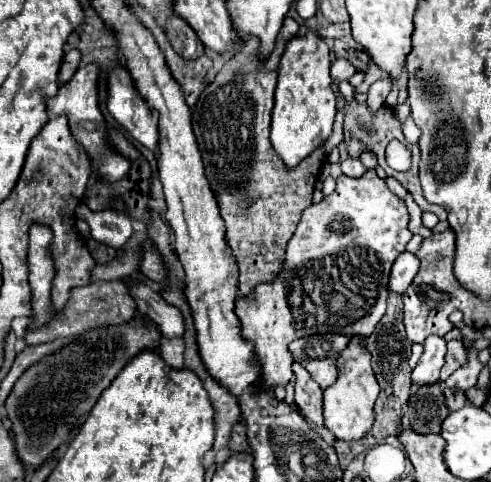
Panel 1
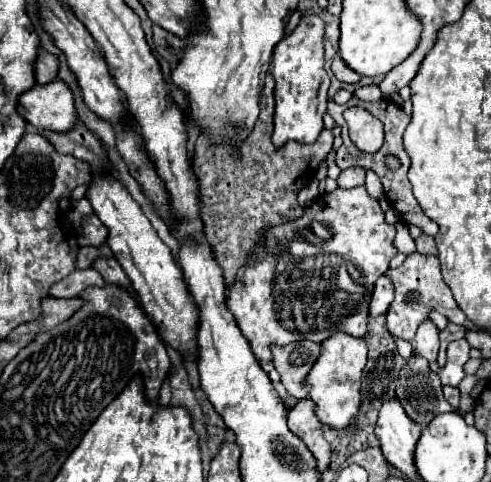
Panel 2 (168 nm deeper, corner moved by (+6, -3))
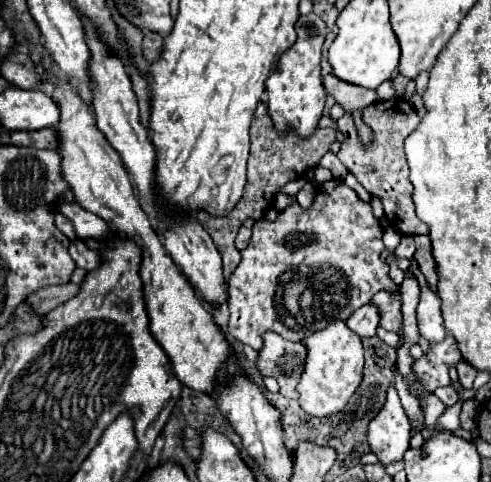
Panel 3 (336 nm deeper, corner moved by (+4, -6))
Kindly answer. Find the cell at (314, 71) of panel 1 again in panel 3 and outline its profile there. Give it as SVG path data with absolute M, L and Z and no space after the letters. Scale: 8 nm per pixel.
M310 12L298 18L296 34L296 44L280 56L276 72L266 80L266 106L268 116L280 132L292 128L298 136L308 138L318 128L318 120L326 102L326 90L320 76L320 56L322 44L326 40L326 24L318 14Z

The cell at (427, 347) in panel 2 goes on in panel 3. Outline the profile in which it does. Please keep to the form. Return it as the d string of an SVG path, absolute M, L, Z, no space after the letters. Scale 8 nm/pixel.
M428 284L422 286L420 304L416 308L416 318L420 324L420 334L430 342L442 342L446 338L444 320L440 314L440 298Z

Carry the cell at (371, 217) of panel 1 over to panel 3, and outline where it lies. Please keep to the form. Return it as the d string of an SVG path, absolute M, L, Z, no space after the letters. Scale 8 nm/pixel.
M328 180L324 184L318 184L316 186L316 196L314 196L314 202L310 208L302 208L298 206L298 202L292 202L290 206L286 206L284 210L278 212L278 218L272 222L268 218L260 218L254 222L254 232L252 232L252 238L248 242L248 246L240 252L242 254L242 260L240 264L236 266L236 270L232 272L232 276L228 278L228 306L230 306L230 324L228 324L228 334L236 340L240 340L242 344L248 344L252 346L254 350L260 350L262 348L262 334L266 330L274 330L278 332L282 338L288 338L288 340L294 340L294 342L300 342L304 336L310 336L312 332L320 330L320 328L326 328L326 324L330 324L330 320L348 320L348 316L370 302L370 298L380 292L380 290L386 290L386 292L400 292L400 286L394 284L390 278L388 278L388 266L380 260L380 252L384 250L384 244L382 244L382 228L380 228L380 222L374 218L372 214L372 208L370 204L362 202L356 192L352 188L348 188L342 180Z

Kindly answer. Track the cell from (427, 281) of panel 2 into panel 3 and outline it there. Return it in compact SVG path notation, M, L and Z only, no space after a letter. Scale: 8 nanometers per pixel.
M378 292L370 300L380 312L380 326L392 332L400 330L400 298L396 294Z

